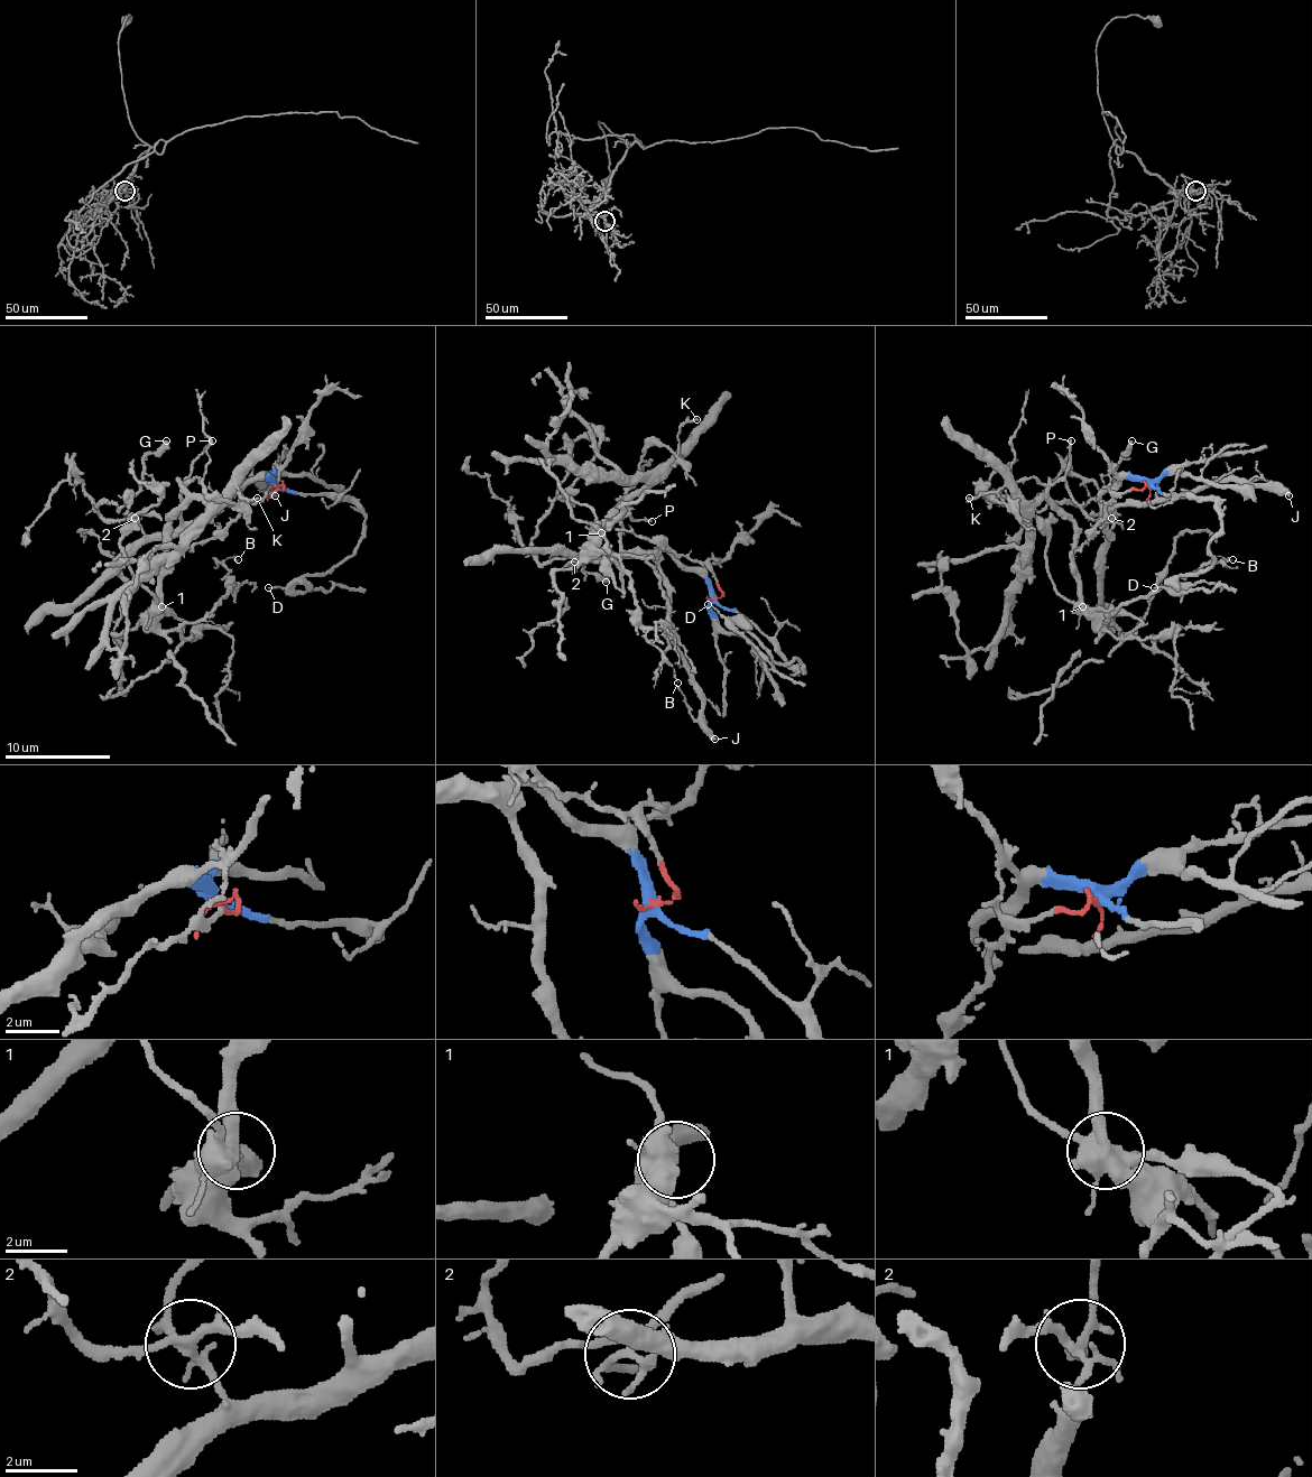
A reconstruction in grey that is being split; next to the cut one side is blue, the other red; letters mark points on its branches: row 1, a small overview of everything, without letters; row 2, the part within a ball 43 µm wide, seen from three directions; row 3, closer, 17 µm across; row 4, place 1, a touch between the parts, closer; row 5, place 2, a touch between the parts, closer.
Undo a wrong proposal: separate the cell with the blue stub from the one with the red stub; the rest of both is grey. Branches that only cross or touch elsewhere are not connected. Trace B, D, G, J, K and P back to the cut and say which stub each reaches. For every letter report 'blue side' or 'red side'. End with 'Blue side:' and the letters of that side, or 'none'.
B: red side
D: blue side
G: blue side
J: blue side
K: red side
P: blue side
Blue side: D, G, J, P

